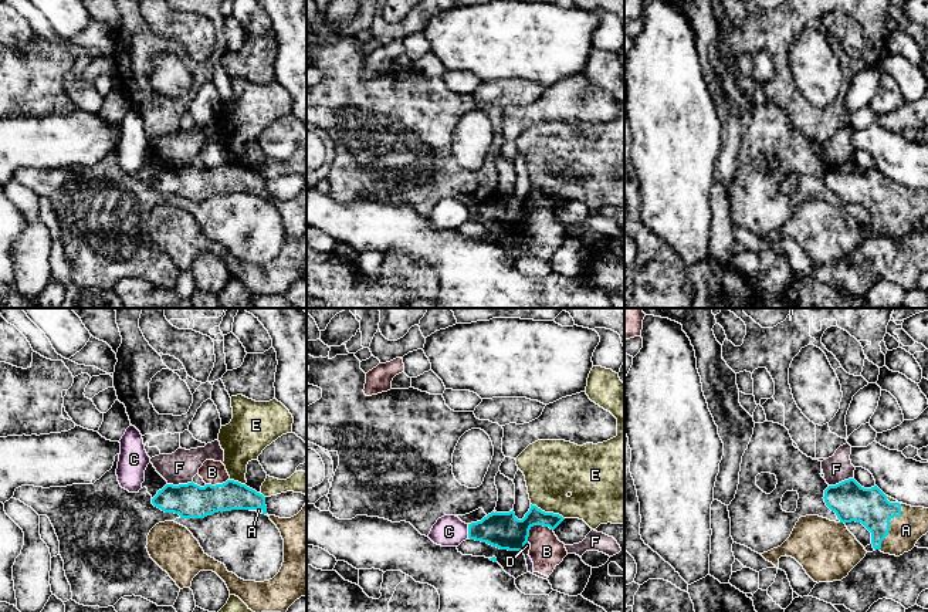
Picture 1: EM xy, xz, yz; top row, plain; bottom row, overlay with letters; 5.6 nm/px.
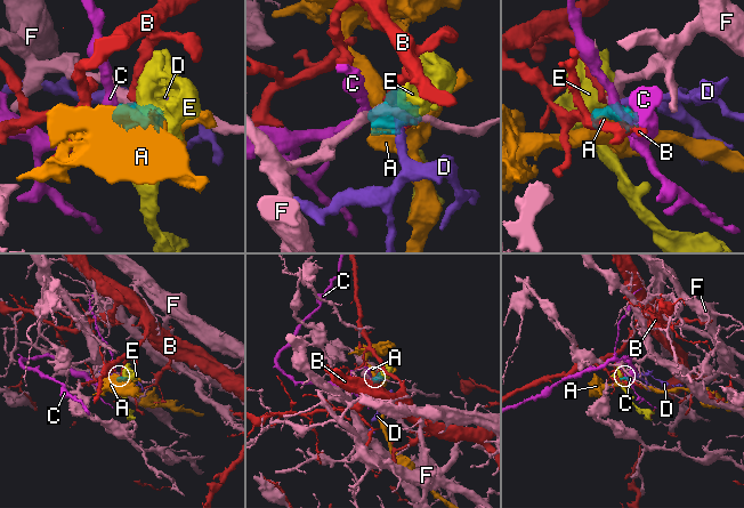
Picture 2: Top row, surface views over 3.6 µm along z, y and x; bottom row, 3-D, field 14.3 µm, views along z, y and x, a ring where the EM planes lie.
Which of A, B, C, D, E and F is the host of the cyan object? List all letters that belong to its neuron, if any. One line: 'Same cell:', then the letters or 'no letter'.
Same cell: A

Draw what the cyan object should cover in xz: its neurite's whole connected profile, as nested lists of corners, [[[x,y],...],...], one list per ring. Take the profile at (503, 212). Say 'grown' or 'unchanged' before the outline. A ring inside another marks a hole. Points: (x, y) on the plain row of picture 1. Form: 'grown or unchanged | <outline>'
unchanged | [[[531,186],[522,202],[509,195],[491,195],[481,203],[468,206],[468,220],[487,224],[499,231],[524,234],[529,212],[534,207],[543,207],[555,212],[565,200],[559,196],[545,195]]]

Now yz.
grown | [[[854,160],[824,172],[826,187],[836,195],[839,204],[819,197],[800,199],[790,219],[778,230],[761,236],[779,251],[780,239],[795,240],[814,264],[841,263],[866,239],[867,233],[847,212],[846,206],[861,204],[871,214],[874,231],[900,239],[911,233],[928,214],[928,190],[911,189],[885,177],[877,168],[861,169]]]

